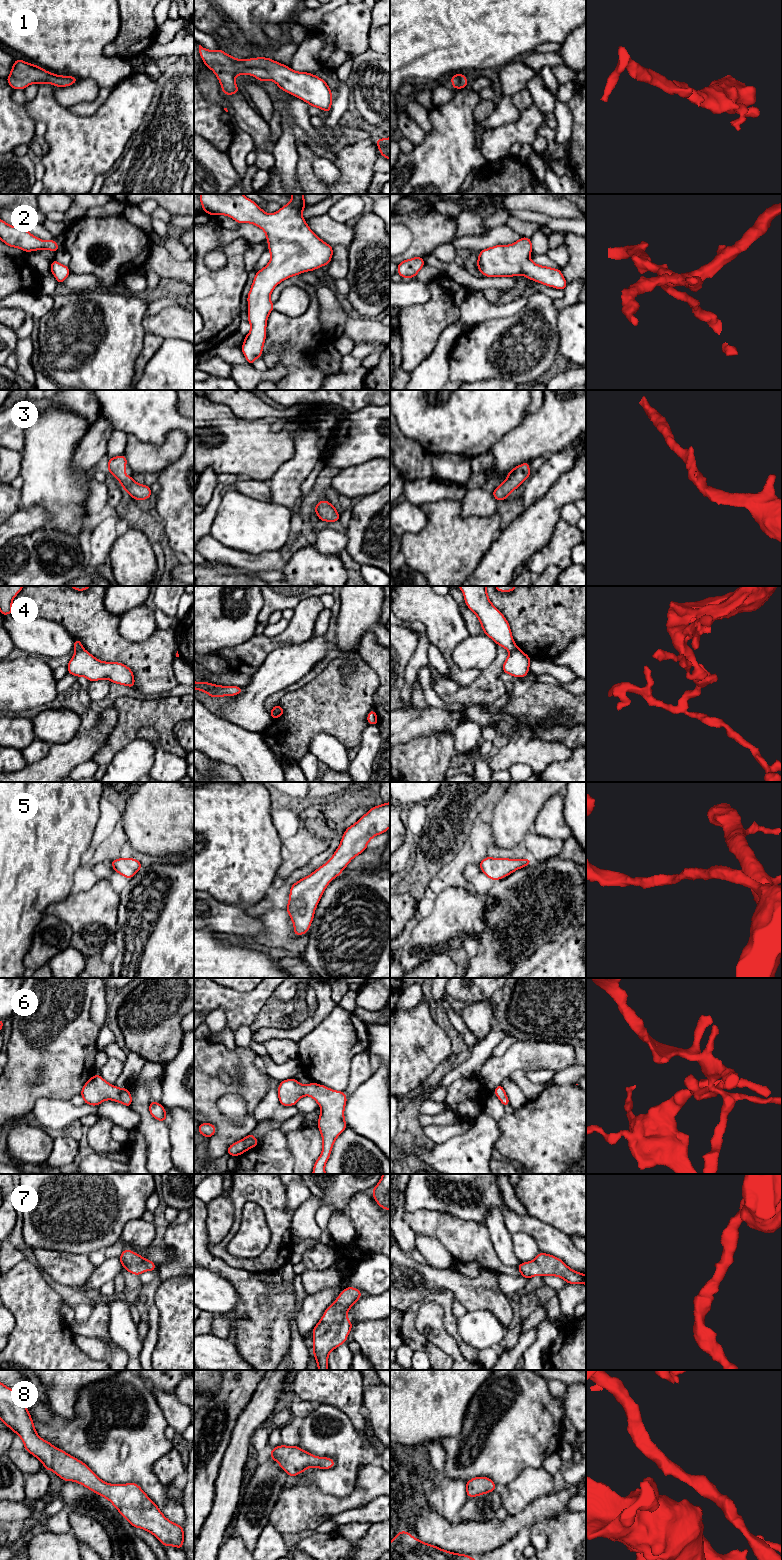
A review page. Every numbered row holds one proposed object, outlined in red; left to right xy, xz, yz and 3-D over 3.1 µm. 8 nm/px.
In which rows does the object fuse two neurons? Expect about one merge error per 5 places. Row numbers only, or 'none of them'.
4

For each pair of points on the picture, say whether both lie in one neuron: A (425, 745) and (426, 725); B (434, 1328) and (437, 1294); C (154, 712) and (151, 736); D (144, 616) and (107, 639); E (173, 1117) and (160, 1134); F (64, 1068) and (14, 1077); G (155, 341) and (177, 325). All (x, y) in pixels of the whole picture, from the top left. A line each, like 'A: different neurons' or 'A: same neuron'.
A: different neurons
B: different neurons
C: different neurons
D: different neurons
E: different neurons
F: same neuron
G: different neurons

